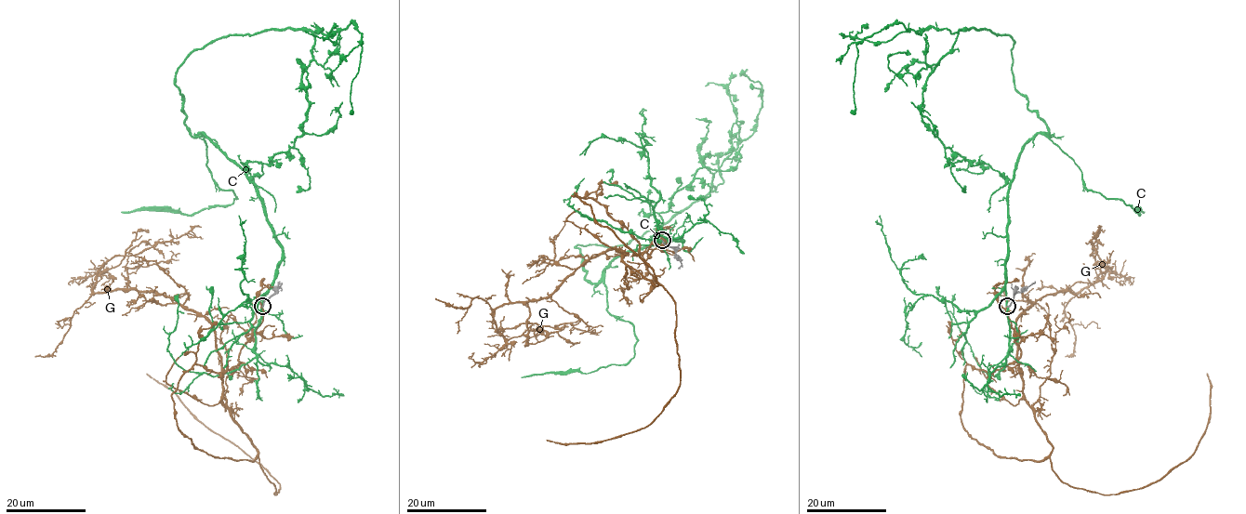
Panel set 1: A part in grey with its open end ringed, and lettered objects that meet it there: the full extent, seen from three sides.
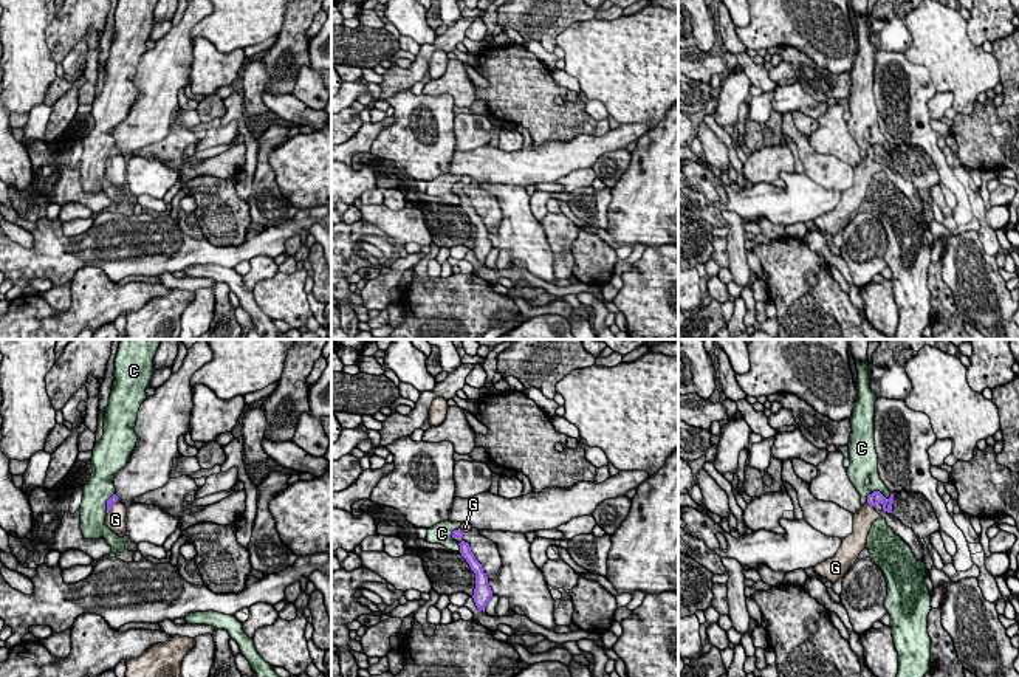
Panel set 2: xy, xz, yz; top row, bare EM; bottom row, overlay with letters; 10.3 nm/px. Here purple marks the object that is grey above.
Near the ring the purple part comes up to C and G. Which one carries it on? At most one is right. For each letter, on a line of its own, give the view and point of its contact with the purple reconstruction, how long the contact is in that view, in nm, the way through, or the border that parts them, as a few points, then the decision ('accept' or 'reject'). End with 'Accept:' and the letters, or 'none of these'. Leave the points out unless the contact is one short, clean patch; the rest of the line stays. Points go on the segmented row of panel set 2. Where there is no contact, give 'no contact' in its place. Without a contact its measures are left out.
C: yz (877, 491) | 280 nm | along yz (891, 493), (885, 498), (878, 491), (872, 491), (866, 502) | reject
G: yz (871, 505) | 80 nm | across yz (875, 498), (871, 505), (863, 519) | accept
Accept: G

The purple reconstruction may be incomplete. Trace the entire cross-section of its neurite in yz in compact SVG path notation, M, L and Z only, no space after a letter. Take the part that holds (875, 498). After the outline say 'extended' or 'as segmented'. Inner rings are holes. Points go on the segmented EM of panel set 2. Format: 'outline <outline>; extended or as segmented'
outline M873 491L867 496L867 502L853 514L853 533L842 539L842 544L833 558L813 567L816 575L827 578L832 584L846 576L859 553L866 548L872 524L881 517L873 508L877 503L881 503L883 510L890 513L894 494L890 494L889 499L880 491Z; extended

